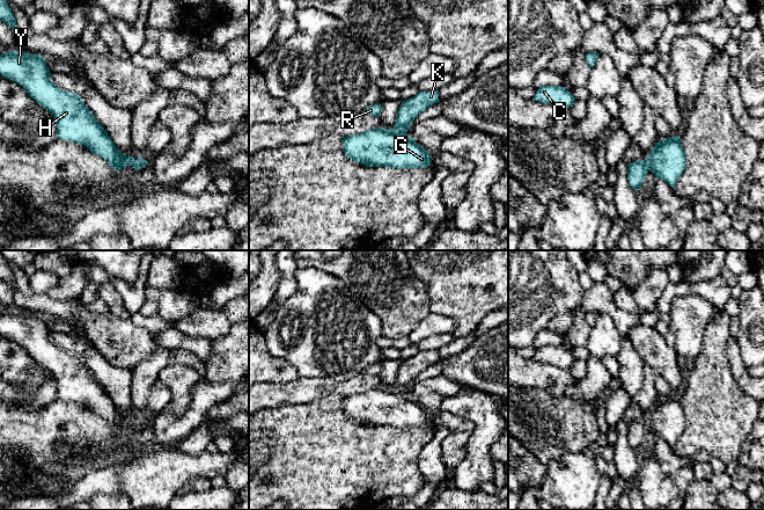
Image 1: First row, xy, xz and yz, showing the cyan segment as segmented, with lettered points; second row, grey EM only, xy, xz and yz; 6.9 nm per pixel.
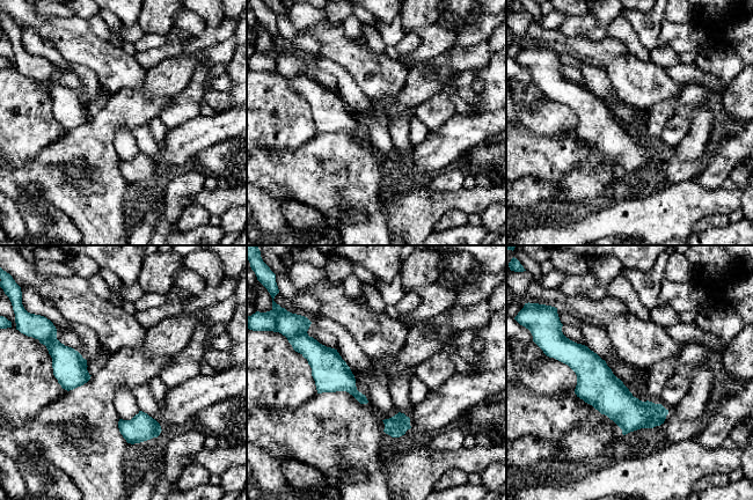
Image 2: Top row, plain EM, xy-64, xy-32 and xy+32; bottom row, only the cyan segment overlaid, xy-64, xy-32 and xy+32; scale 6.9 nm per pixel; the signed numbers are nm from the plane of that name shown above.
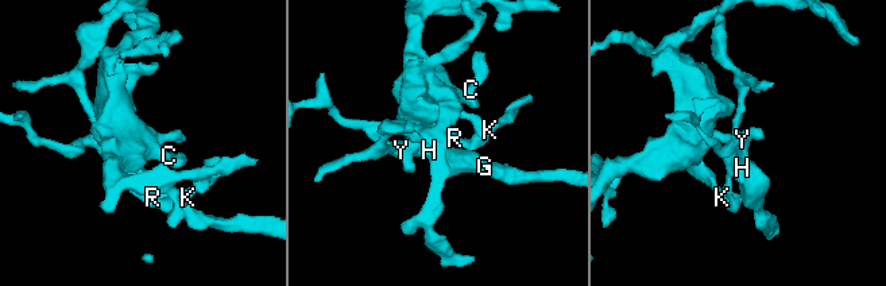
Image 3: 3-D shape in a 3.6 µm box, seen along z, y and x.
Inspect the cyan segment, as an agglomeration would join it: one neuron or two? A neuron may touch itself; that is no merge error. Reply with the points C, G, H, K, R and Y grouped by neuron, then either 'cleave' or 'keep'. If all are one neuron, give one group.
groups C K R / G H Y; cleave

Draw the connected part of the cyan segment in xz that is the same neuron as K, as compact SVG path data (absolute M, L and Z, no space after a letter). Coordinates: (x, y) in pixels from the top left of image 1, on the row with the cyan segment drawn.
M439 89L419 92L416 96L403 101L392 130L407 131L419 114L438 102L440 102Z

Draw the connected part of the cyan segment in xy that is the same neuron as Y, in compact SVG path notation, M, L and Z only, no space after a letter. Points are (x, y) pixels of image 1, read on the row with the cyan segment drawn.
M19 51L3 52L0 56L0 74L20 83L31 99L53 115L58 139L85 145L117 172L144 163L141 156L135 160L117 150L81 96L60 89L50 80L44 57Z

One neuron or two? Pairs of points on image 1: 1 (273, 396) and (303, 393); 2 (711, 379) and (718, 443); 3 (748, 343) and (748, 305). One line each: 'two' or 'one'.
1: one
2: one
3: one

